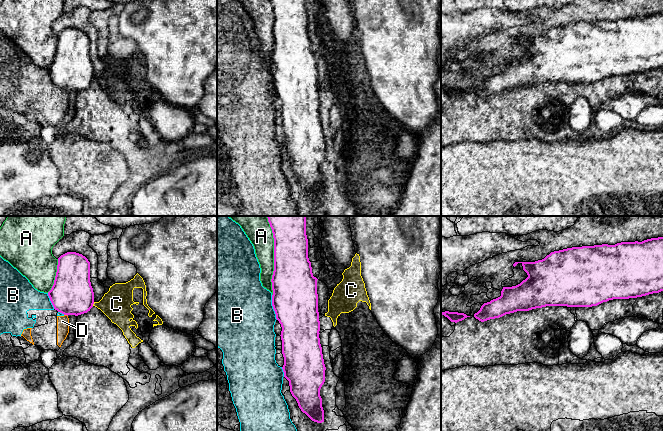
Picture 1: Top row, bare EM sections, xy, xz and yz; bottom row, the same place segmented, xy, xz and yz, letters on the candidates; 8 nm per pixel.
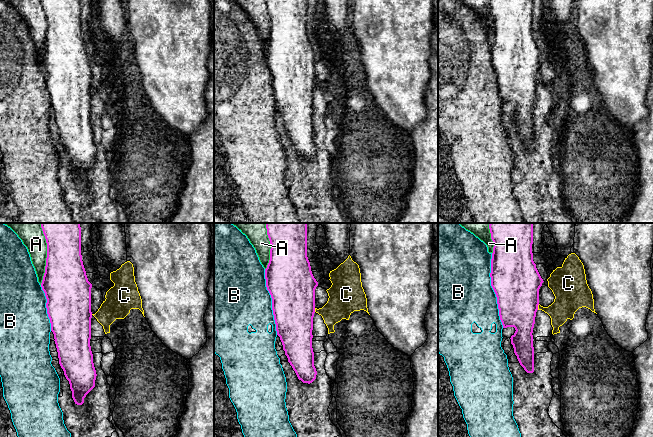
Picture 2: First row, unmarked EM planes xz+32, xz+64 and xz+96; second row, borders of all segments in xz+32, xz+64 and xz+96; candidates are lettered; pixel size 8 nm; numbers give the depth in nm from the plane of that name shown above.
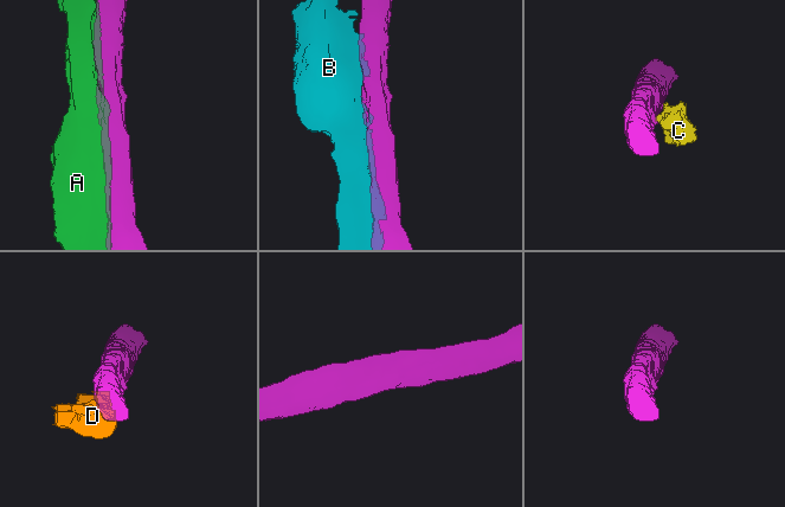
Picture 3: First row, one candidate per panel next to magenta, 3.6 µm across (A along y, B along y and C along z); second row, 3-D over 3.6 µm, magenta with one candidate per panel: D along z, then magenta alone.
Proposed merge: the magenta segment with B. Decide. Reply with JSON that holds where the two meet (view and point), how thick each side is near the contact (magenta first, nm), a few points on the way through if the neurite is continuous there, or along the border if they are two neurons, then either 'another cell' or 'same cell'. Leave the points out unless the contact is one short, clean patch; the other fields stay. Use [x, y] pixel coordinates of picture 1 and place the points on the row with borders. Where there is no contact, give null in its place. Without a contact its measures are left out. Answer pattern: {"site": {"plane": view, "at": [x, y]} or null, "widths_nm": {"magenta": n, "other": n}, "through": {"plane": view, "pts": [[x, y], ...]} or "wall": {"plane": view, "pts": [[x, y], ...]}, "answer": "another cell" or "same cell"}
{"site": {"plane": "xz", "at": [273, 307]}, "widths_nm": {"magenta": 360, "other": 500}, "answer": "another cell"}

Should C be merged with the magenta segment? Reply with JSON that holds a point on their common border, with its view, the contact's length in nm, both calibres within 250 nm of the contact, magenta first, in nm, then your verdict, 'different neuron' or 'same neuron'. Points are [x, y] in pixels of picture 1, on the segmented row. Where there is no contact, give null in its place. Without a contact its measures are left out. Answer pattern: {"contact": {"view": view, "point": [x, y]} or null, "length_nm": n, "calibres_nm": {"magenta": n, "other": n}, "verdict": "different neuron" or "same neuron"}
{"contact": {"view": "xy", "point": [93, 303]}, "length_nm": 40, "calibres_nm": {"magenta": 340, "other": 240}, "verdict": "different neuron"}

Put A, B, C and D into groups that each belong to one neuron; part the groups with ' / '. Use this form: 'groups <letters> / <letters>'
groups A / B D / C

